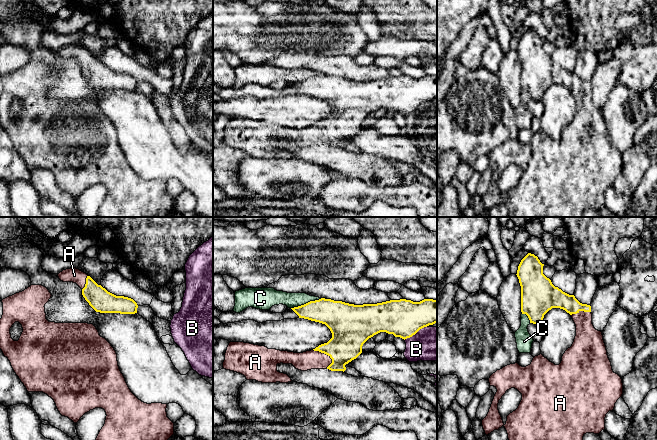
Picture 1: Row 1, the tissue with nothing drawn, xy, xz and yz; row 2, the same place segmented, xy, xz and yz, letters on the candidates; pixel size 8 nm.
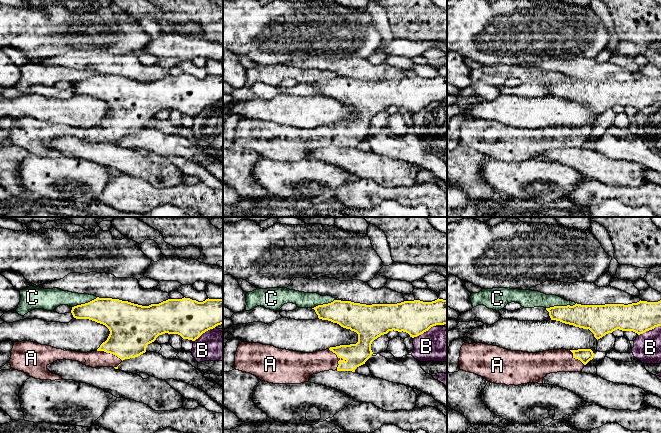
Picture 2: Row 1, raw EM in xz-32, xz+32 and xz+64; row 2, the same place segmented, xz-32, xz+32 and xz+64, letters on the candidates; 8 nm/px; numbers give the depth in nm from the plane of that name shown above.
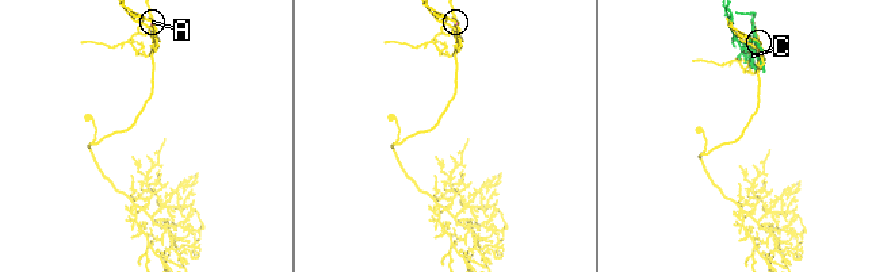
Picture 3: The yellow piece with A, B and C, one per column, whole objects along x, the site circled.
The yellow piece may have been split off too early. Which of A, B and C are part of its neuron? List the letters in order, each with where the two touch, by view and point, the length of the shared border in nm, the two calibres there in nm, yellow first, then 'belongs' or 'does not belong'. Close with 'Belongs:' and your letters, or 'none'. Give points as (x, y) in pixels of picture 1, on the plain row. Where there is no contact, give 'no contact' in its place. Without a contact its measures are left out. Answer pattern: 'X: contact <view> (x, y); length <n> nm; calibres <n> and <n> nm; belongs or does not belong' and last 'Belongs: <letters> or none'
A: contact xz (324, 129); length 190 nm; calibres 280 and 150 nm; belongs
B: contact xz (415, 109); length 220 nm; calibres 300 and 280 nm; does not belong
C: contact xz (306, 79); length 260 nm; calibres 220 and 120 nm; does not belong
Belongs: A

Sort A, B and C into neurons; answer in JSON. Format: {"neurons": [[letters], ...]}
{"neurons": [["A"], ["B"], ["C"]]}

